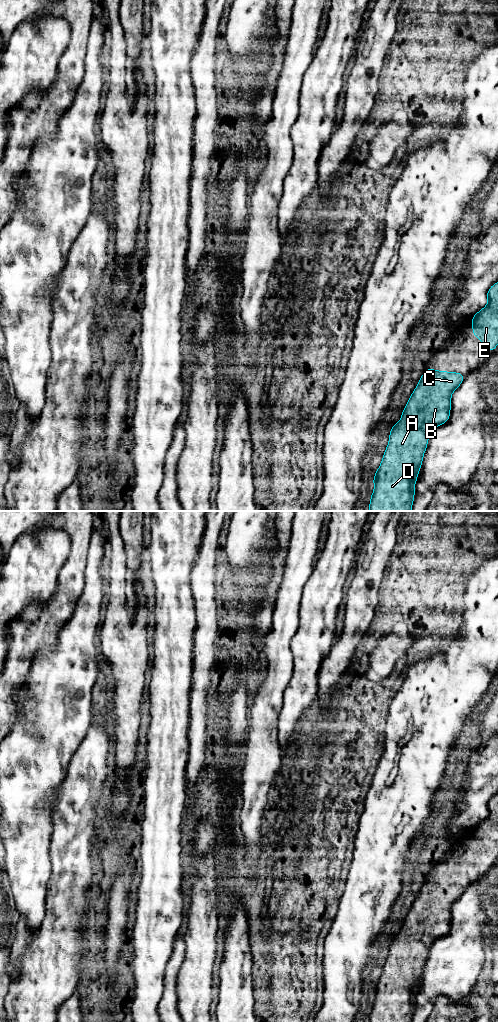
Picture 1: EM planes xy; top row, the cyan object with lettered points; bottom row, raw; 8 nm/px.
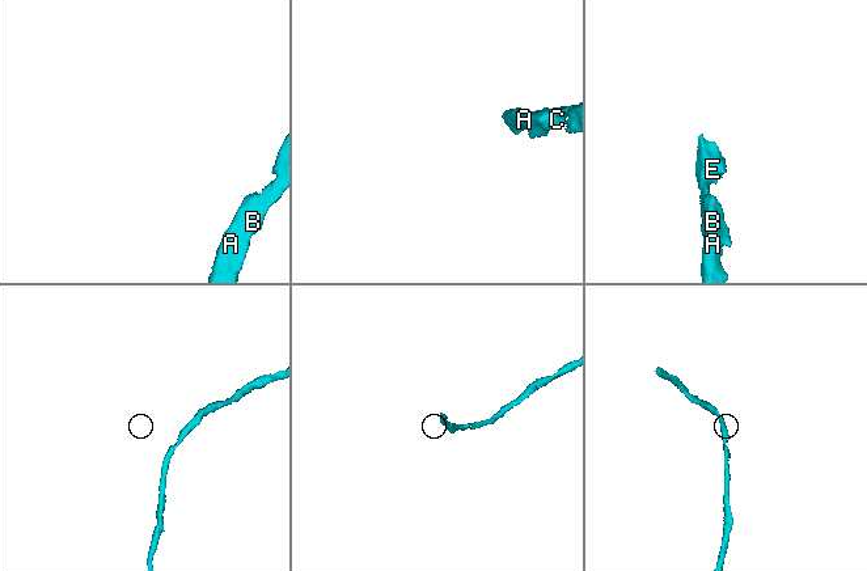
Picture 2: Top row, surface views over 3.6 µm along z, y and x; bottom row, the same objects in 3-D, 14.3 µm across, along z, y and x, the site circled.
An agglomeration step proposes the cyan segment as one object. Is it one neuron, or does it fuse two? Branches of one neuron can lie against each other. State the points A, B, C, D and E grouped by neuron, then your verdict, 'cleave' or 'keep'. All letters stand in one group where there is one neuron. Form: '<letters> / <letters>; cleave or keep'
A B C D E; keep

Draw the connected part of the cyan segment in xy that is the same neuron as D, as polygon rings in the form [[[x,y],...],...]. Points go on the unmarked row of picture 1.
[[[426,881],[404,920],[401,932],[390,943],[389,954],[381,976],[373,990],[374,1003],[369,1022],[411,1022],[415,1010],[414,1000],[421,981],[429,948],[450,929],[451,908],[465,891],[457,884]]]

